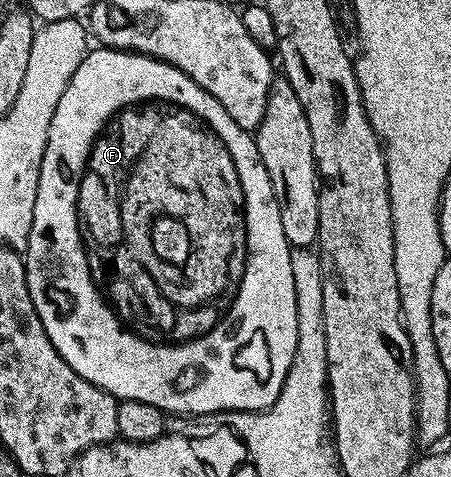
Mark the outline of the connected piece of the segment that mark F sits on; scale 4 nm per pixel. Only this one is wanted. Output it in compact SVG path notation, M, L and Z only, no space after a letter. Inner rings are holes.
M110 49L92 50L87 59L73 73L73 81L69 81L69 89L65 89L65 97L61 97L61 105L57 105L57 113L53 117L53 125L49 129L49 145L45 149L45 161L41 165L41 189L37 189L37 213L33 217L33 233L29 237L29 245L25 252L29 293L33 297L33 305L37 305L37 313L41 317L41 325L45 325L45 333L49 333L49 341L65 357L65 361L81 377L93 385L97 385L105 393L120 401L141 401L141 405L153 405L153 409L161 409L168 417L194 417L196 415L219 415L223 411L268 411L281 397L281 389L285 385L285 377L289 377L289 369L293 369L293 357L299 344L297 329L297 285L293 285L293 257L291 242L285 237L285 225L281 225L281 209L273 189L273 181L261 161L261 153L256 136L250 131L241 129L217 97L205 93L197 81L193 81L181 69L159 59L151 59L147 55L136 55L134 51L112 51Z

